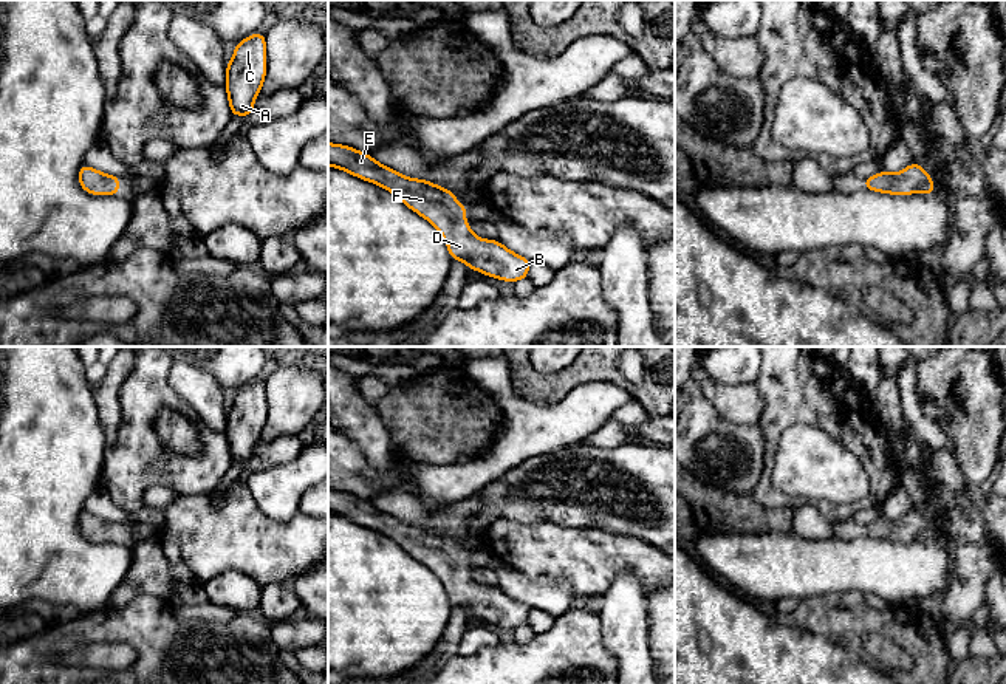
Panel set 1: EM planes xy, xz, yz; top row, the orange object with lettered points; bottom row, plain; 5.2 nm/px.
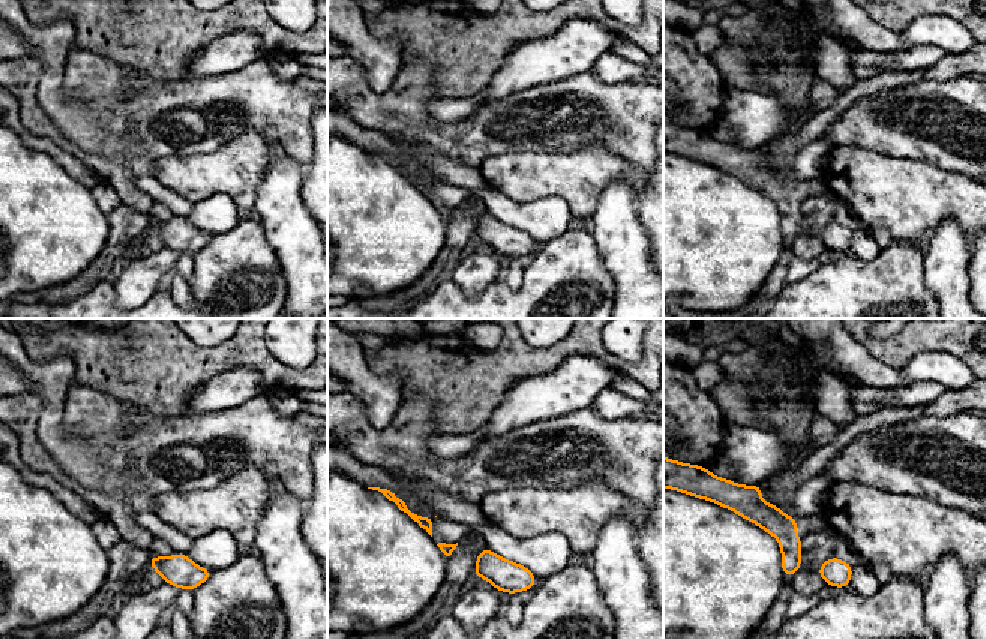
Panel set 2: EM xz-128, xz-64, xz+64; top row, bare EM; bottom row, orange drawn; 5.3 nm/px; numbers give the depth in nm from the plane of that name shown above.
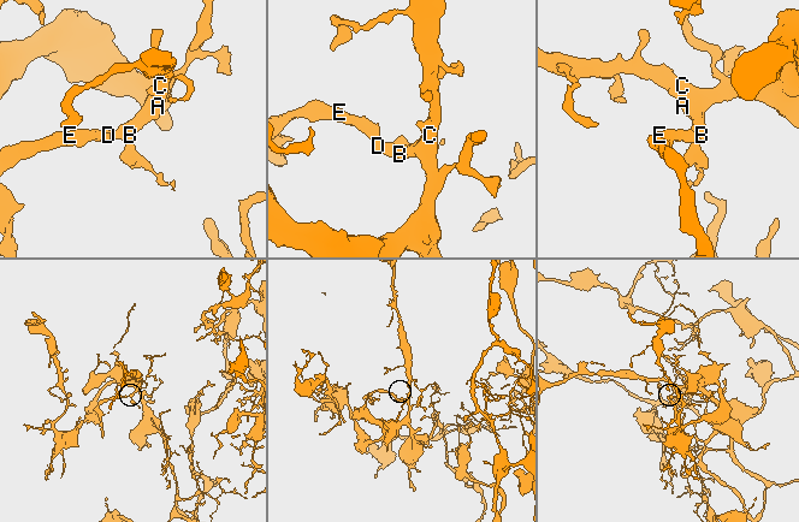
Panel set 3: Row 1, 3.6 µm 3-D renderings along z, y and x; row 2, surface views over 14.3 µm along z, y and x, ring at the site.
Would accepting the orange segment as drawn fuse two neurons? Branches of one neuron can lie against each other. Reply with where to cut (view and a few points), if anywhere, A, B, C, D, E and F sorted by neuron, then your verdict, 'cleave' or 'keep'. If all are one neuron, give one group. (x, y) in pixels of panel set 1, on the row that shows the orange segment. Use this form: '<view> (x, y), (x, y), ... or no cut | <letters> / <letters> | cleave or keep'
no cut | A B C D E F | keep

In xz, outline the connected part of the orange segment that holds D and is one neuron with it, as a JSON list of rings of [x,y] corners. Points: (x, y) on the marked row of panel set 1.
[[[328,142],[328,166],[375,183],[398,197],[443,235],[452,260],[505,282],[528,279],[531,260],[514,254],[498,240],[477,237],[466,223],[466,204],[457,195],[427,180],[415,180],[379,164],[368,153]]]

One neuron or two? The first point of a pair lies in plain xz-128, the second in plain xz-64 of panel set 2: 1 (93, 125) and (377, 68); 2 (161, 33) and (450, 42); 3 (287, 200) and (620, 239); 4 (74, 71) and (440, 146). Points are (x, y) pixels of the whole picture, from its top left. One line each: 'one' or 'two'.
1: one
2: one
3: one
4: one

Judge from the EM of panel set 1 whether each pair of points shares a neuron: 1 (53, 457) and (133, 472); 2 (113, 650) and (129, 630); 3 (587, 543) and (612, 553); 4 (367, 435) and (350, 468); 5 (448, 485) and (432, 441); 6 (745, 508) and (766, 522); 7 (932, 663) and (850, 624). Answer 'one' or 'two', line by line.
1: two
2: two
3: one
4: two
5: two
6: one
7: one

